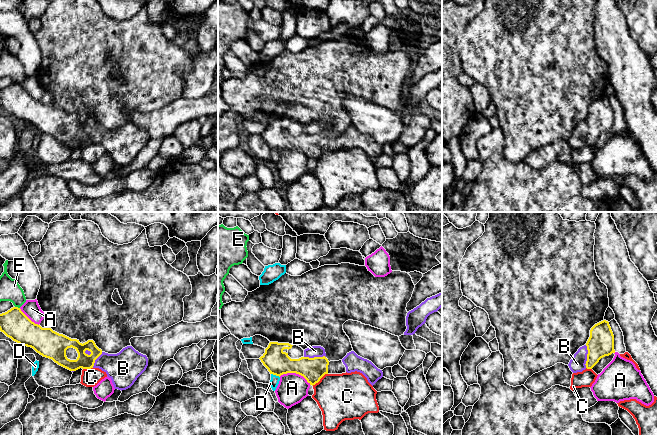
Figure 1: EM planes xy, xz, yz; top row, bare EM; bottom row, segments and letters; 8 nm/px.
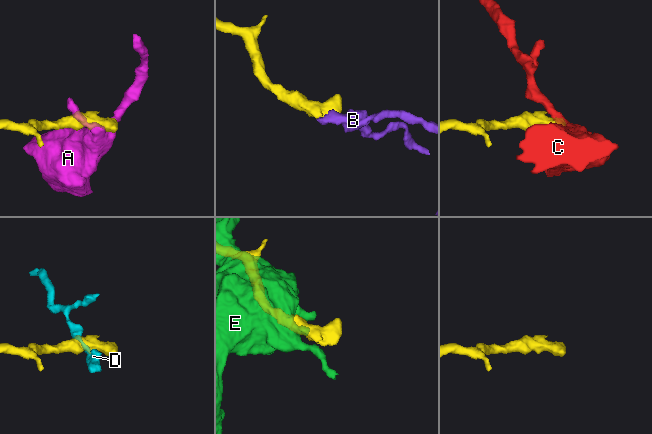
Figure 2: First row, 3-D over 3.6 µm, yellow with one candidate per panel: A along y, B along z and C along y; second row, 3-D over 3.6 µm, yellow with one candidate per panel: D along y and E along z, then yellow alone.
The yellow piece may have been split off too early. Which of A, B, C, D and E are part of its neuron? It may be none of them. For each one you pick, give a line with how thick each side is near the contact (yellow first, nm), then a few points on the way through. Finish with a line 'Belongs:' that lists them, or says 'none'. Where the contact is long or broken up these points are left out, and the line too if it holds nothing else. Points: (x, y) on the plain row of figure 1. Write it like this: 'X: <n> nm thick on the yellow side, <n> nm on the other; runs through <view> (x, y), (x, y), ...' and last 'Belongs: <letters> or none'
B: 200 nm thick on the yellow side, 130 nm on the other; runs through yz (601, 117), (587, 132), (577, 140)
Belongs: B

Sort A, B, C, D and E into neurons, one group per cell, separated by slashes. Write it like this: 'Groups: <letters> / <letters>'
Groups: A / B / C / D / E

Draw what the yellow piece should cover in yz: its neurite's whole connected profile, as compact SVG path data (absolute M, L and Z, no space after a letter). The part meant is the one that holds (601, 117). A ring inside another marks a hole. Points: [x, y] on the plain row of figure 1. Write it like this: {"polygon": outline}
{"polygon": "M603 96L590 106L587 119L580 123L570 136L568 142L573 149L592 145L601 134L615 129L614 111L609 98Z"}

